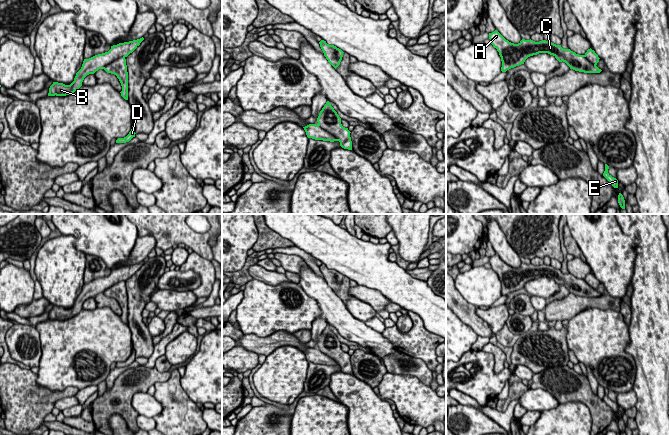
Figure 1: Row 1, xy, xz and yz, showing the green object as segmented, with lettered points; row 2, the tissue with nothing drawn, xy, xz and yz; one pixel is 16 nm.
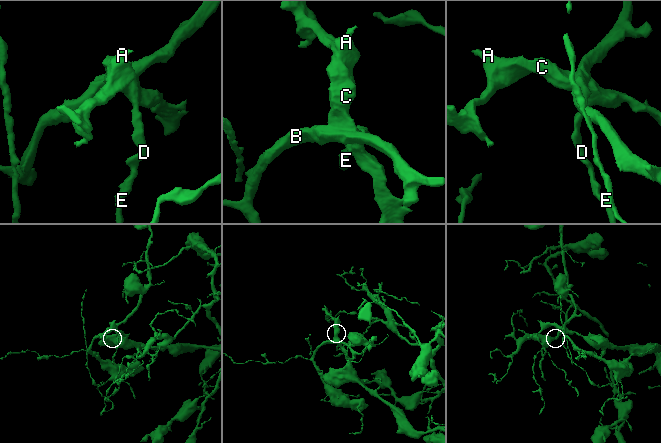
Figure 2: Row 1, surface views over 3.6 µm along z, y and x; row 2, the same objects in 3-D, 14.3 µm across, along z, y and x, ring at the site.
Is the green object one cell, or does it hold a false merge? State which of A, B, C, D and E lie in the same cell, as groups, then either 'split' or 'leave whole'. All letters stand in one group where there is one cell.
A C D E / B | split

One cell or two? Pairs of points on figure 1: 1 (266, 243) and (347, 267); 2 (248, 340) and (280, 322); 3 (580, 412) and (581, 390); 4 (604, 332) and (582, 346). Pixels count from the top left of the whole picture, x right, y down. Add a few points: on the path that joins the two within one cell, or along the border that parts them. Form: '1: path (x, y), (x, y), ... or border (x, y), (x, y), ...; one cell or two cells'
1: border (265, 224), (287, 238), (294, 245); two cells
2: border (279, 330), (266, 336), (243, 334); two cells
3: border (560, 402), (582, 402), (588, 408), (592, 422); two cells
4: path (599, 337), (590, 338), (587, 341); one cell

